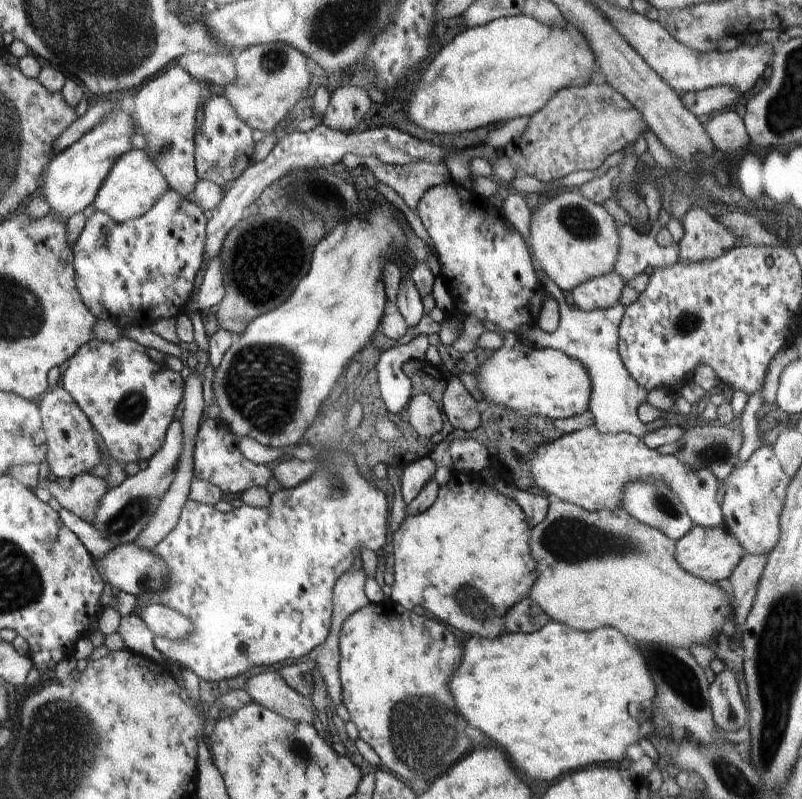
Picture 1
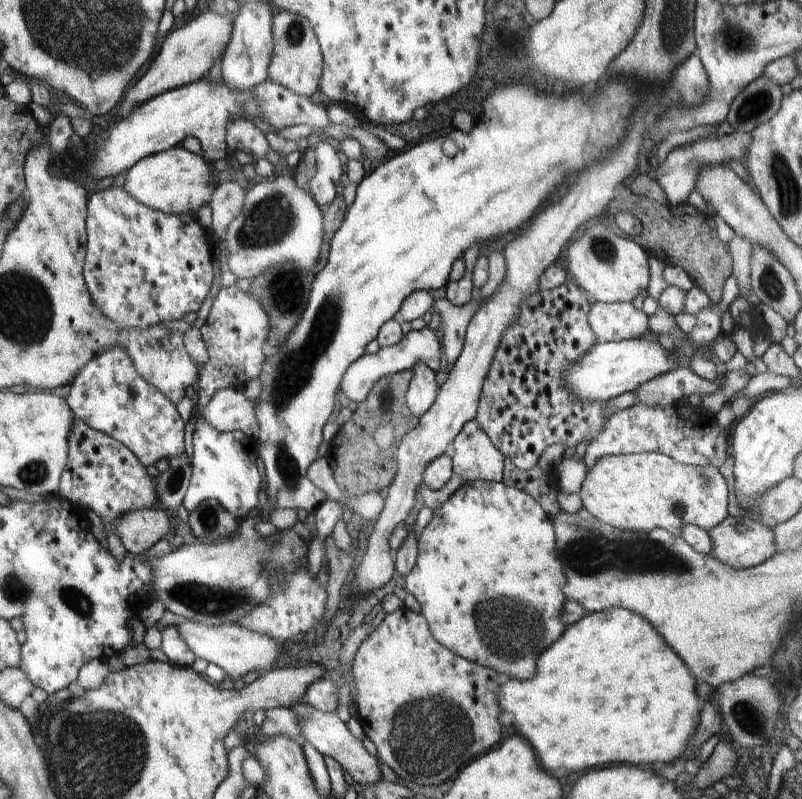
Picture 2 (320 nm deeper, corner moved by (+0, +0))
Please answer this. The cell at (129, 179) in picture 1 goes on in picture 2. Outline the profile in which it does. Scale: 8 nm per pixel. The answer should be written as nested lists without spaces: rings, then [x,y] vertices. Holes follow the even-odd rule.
[[[181,145],[172,149],[152,154],[134,164],[125,176],[122,186],[134,200],[142,206],[152,208],[165,214],[197,214],[202,205],[209,204],[216,186],[218,186],[219,172],[203,156],[192,154]]]

